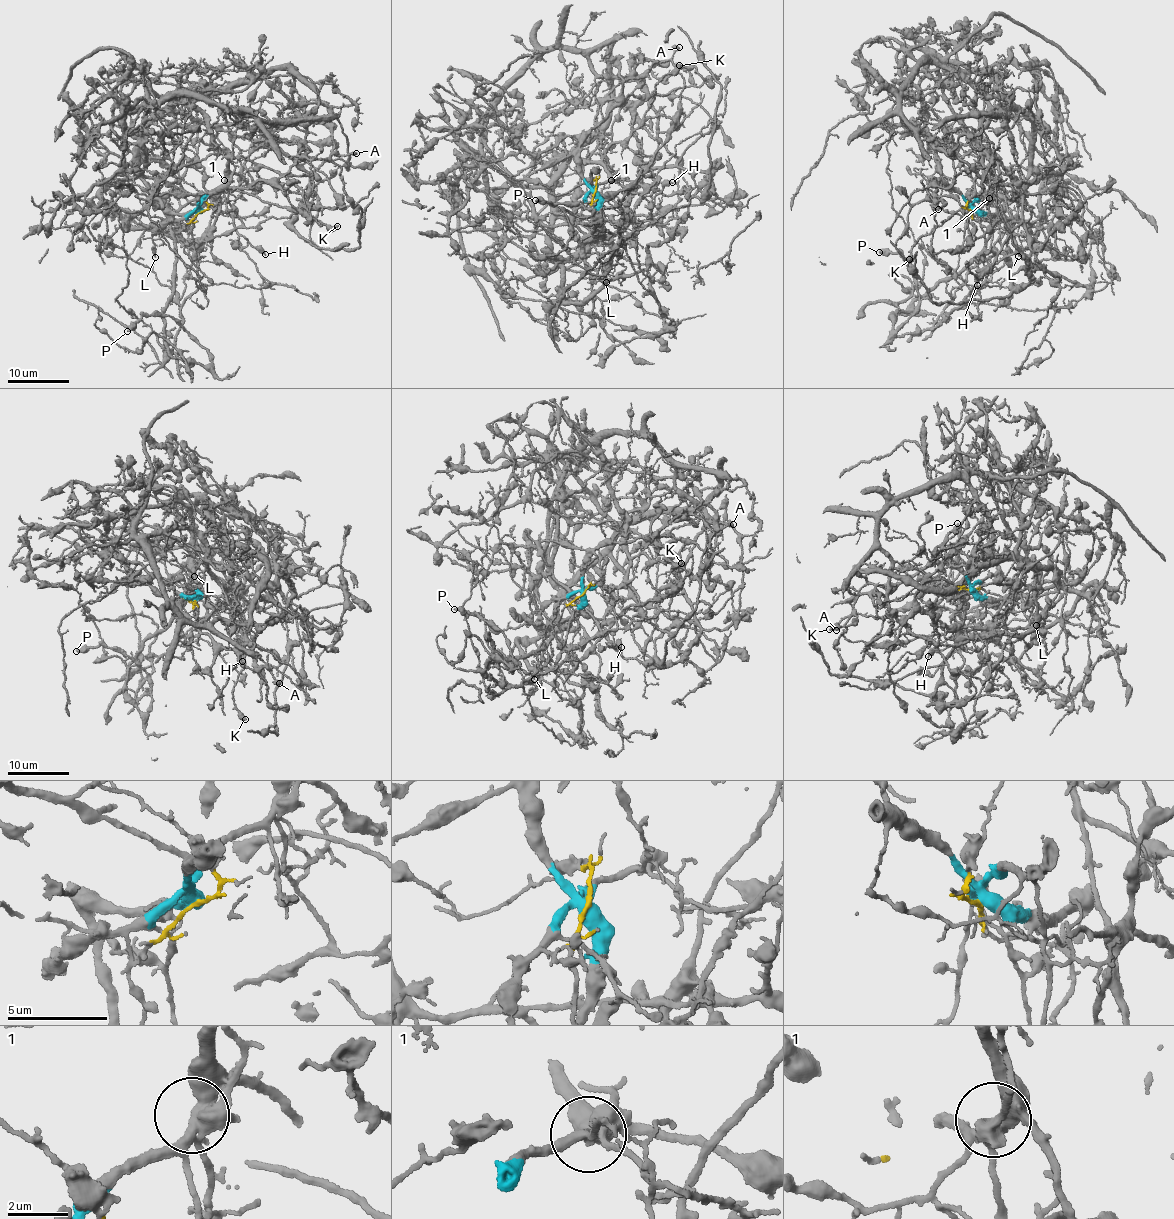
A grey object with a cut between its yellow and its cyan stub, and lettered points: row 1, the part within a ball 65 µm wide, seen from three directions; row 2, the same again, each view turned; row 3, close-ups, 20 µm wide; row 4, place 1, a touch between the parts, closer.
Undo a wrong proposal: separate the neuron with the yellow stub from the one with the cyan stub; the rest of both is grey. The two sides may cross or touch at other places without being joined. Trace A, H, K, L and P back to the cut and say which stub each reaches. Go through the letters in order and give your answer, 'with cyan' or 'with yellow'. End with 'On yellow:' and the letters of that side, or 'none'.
A: with cyan
H: with cyan
K: with cyan
L: with cyan
P: with cyan
On yellow: none

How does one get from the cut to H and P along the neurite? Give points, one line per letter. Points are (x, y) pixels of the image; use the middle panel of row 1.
H: (595, 191), (597, 209), (584, 249), (589, 239), (577, 225), (641, 222), (651, 217), (655, 194), (672, 182)
P: (595, 191), (591, 242), (605, 239), (594, 232), (606, 200), (629, 189), (610, 207), (536, 201)

